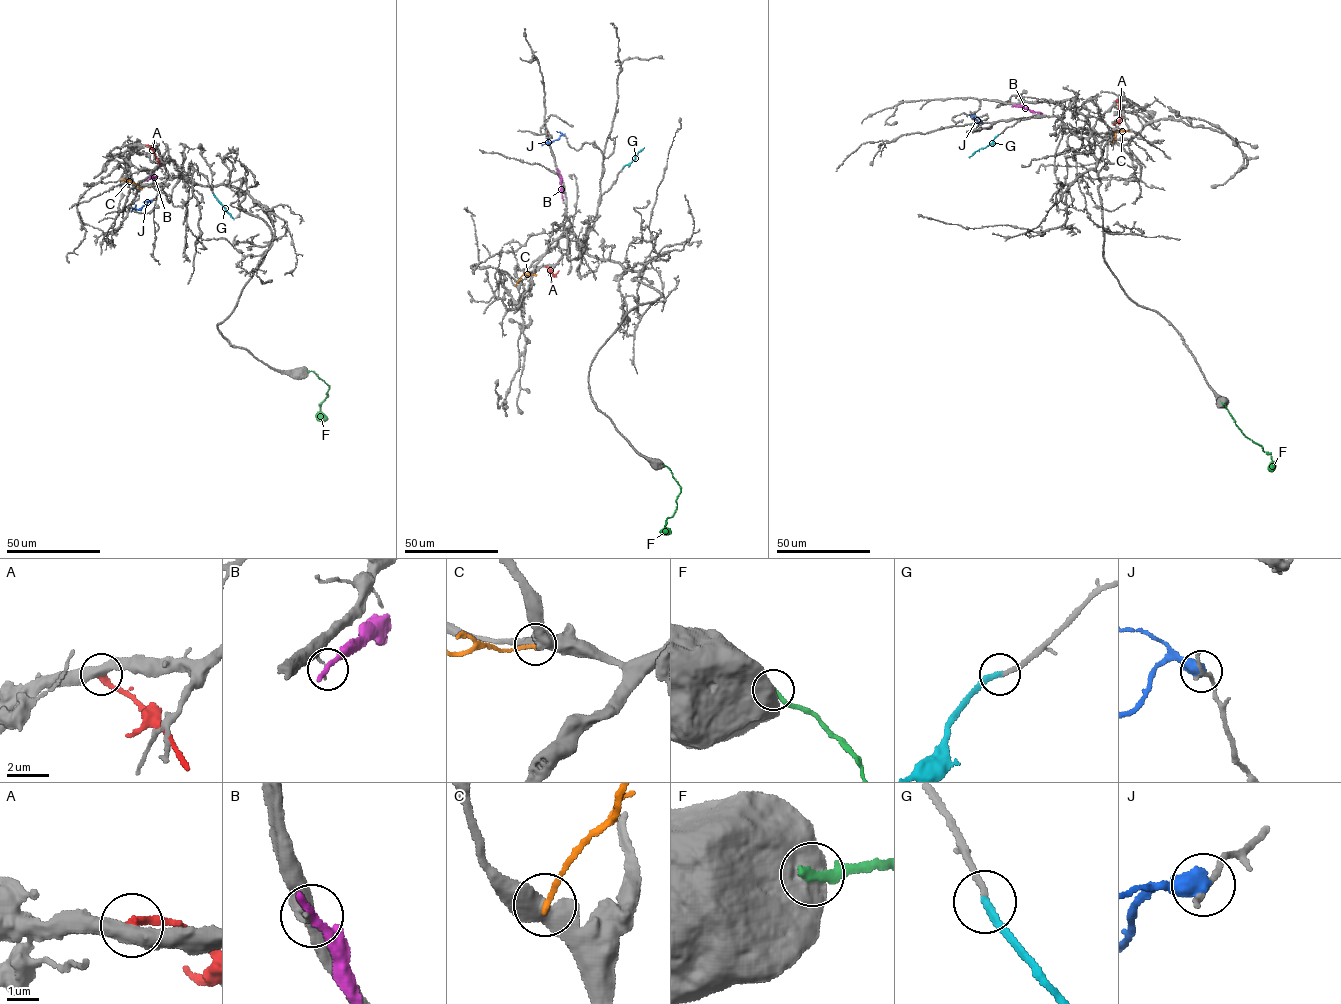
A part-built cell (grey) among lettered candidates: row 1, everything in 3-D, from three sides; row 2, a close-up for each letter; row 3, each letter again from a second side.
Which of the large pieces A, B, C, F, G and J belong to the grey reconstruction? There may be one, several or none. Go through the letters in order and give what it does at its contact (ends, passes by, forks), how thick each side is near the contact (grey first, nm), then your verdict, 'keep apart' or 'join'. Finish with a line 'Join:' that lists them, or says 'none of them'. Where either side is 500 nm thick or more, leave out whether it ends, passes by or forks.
A: it ends there; 460 nm thick on the grey side, 280 nm on the other; keep apart
B: it ends there; 140 nm thick on the grey side, 320 nm on the other; keep apart
C: 550 nm thick on the grey side, 180 nm on the other; keep apart
F: 1000 nm thick on the grey side, 280 nm on the other; keep apart
G: it ends there; 190 nm thick on the grey side, 240 nm on the other; join
J: 260 nm thick on the grey side, 600 nm on the other; keep apart
Join: G

